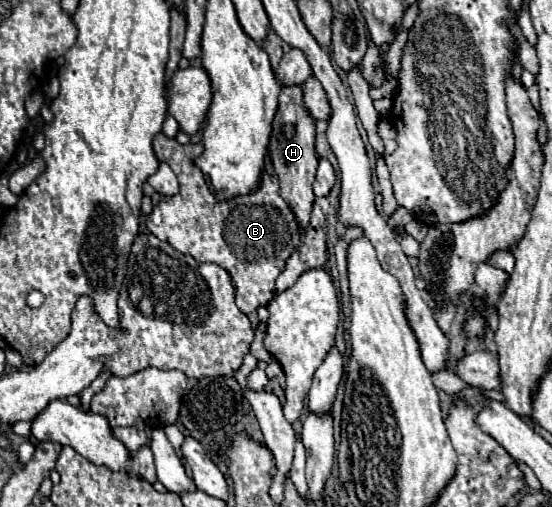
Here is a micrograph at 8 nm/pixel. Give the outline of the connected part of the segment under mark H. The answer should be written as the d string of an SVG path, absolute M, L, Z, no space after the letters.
M284 86L280 94L280 106L278 106L278 112L272 124L270 160L280 180L280 194L282 198L286 198L286 202L294 210L302 230L310 222L310 212L312 212L312 202L314 202L312 182L314 182L314 174L318 166L318 158L314 154L314 142L316 142L314 118L308 114L304 106L302 86Z

